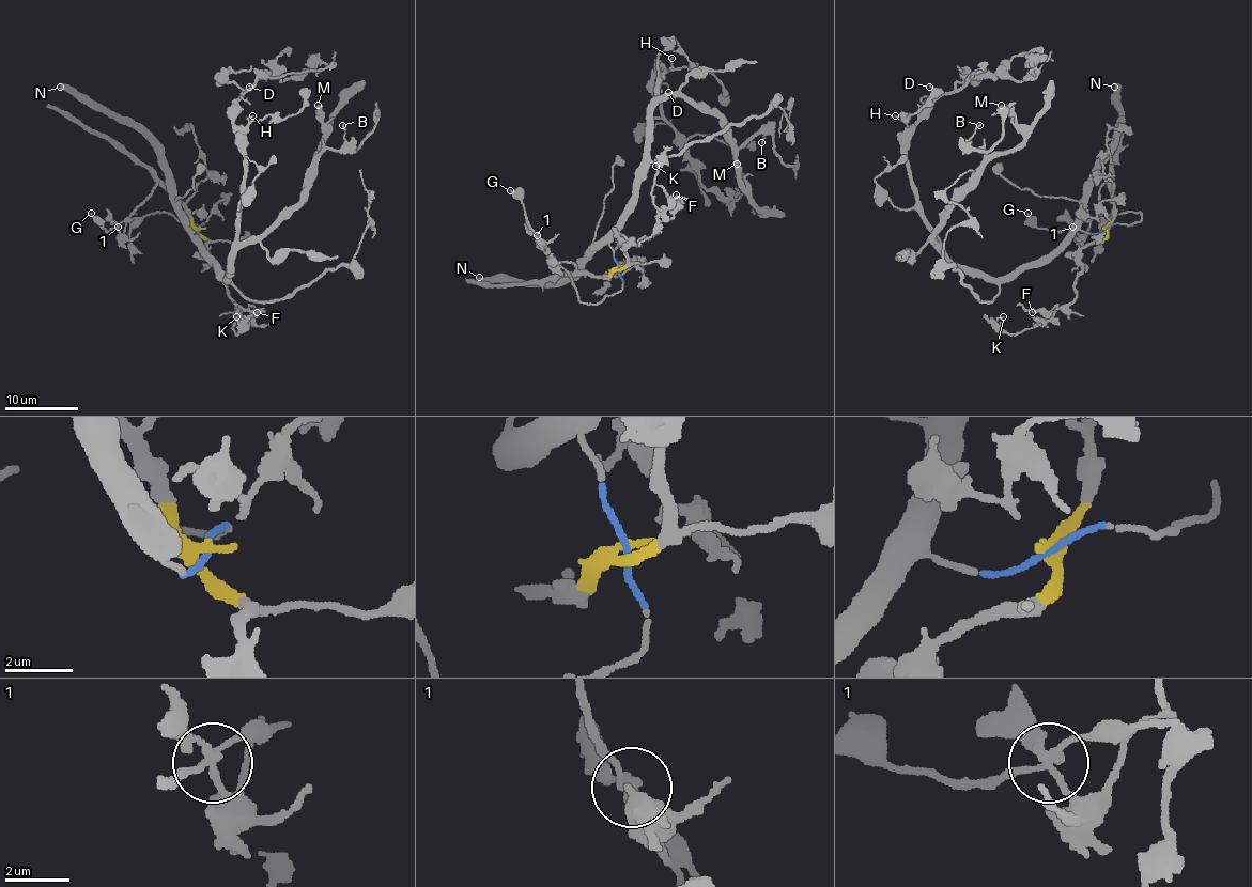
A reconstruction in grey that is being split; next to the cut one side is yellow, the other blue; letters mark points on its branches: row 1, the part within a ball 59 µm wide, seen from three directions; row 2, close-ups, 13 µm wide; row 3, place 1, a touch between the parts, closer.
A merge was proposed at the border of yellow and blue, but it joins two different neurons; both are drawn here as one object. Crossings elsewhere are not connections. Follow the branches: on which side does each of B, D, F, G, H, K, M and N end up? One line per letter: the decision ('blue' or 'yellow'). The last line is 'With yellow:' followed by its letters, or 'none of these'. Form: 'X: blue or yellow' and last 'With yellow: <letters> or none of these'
B: blue
D: blue
F: yellow
G: blue
H: blue
K: yellow
M: blue
N: blue
With yellow: F, K

